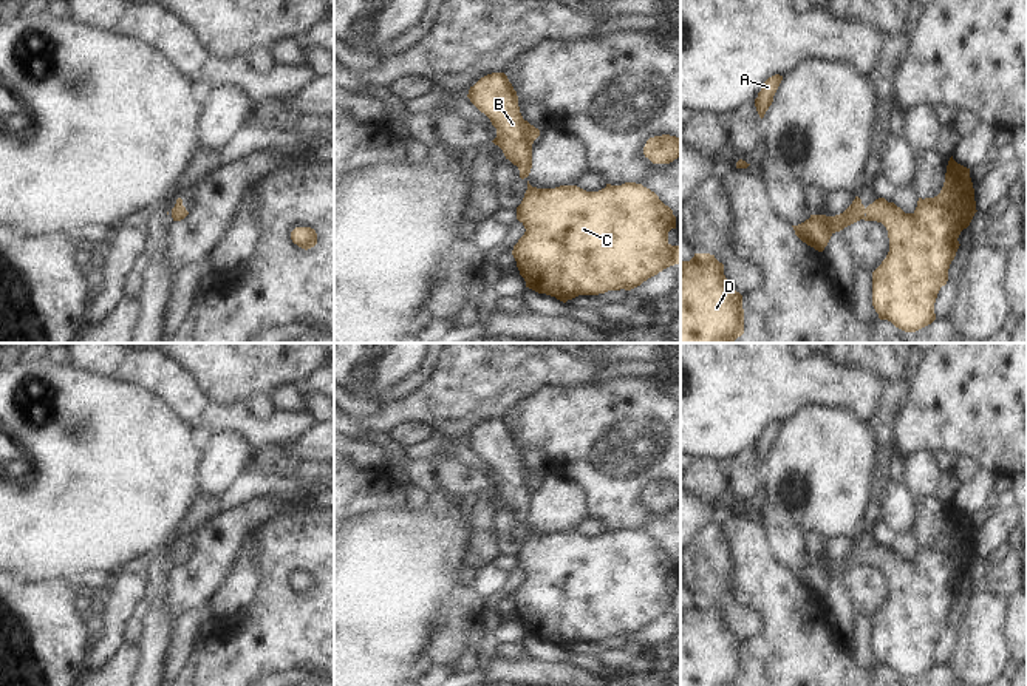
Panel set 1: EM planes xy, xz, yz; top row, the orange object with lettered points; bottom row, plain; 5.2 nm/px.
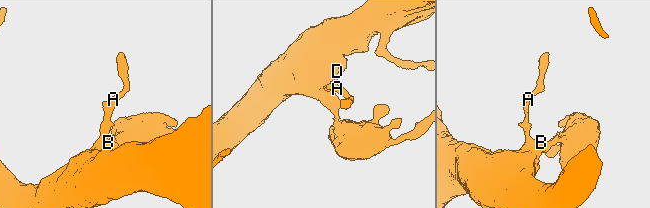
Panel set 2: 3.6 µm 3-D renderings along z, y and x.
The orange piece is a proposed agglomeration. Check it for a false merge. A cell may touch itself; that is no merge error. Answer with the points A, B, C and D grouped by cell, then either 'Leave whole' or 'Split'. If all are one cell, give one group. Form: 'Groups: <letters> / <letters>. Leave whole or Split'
Groups: A B C D. Leave whole

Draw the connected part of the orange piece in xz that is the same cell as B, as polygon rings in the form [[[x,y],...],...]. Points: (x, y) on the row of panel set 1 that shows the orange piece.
[[[492,73],[481,77],[470,87],[467,97],[496,128],[492,142],[518,167],[520,178],[527,178],[532,168],[532,144],[540,136],[540,130],[523,119],[517,91],[507,76]]]

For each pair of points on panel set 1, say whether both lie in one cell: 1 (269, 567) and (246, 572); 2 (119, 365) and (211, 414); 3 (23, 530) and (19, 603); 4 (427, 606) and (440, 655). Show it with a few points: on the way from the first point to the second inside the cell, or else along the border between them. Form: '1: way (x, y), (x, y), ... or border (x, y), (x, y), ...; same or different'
1: border (254, 535), (260, 586), (257, 597), (248, 604); different
2: way (143, 368), (160, 371), (187, 397); same
3: border (16, 573), (30, 581), (56, 584); different
4: border (449, 601), (435, 640), (423, 654); different

